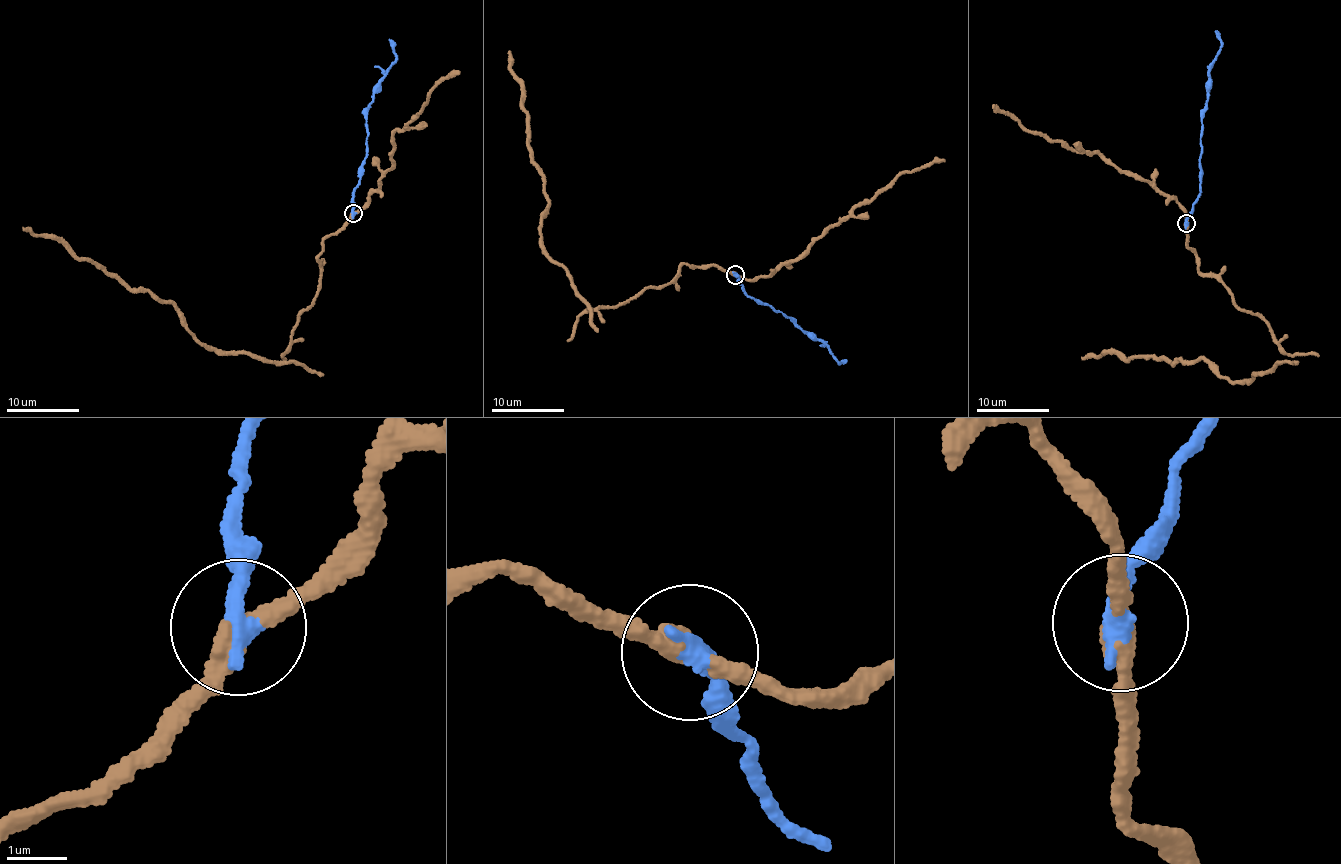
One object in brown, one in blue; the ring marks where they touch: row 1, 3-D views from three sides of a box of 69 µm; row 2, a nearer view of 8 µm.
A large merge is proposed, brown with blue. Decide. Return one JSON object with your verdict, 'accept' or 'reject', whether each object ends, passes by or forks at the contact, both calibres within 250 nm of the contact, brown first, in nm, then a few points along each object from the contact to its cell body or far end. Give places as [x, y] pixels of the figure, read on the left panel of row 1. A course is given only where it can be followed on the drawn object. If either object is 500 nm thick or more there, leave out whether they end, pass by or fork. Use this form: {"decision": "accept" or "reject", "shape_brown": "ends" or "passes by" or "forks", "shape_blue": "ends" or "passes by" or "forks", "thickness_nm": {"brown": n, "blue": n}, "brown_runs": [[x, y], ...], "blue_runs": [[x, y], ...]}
{"decision": "reject", "shape_brown": "passes by", "shape_blue": "ends", "thickness_nm": {"brown": 320, "blue": 360}, "brown_runs": [[353, 213], [327, 235], [318, 289], [284, 362], [210, 348], [173, 304], [22, 227]], "blue_runs": [[353, 213], [353, 191], [365, 157], [366, 109], [374, 100], [374, 86], [396, 57], [390, 39]]}

